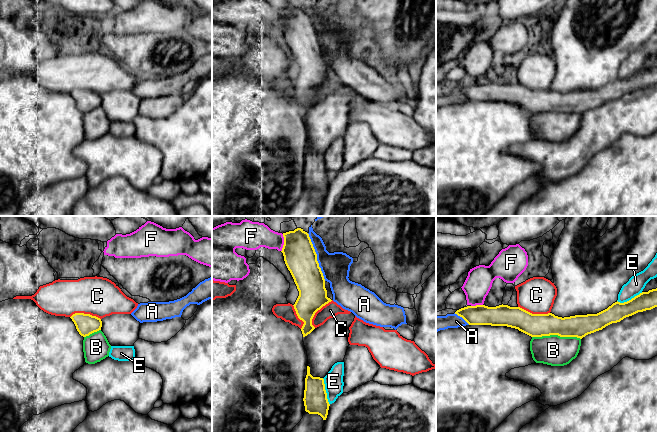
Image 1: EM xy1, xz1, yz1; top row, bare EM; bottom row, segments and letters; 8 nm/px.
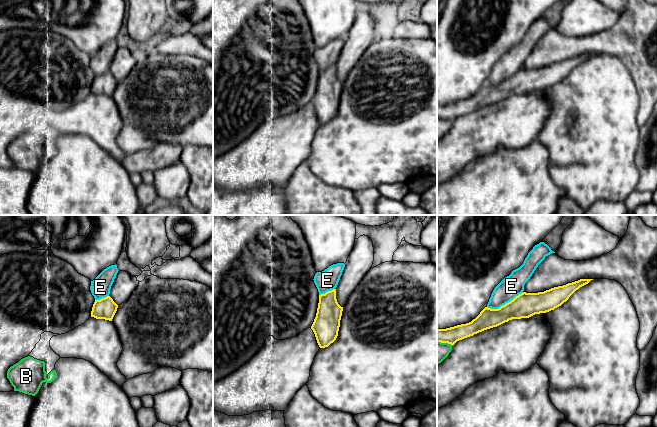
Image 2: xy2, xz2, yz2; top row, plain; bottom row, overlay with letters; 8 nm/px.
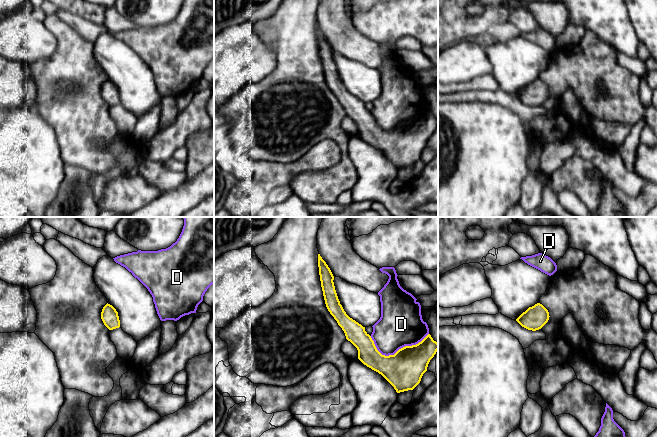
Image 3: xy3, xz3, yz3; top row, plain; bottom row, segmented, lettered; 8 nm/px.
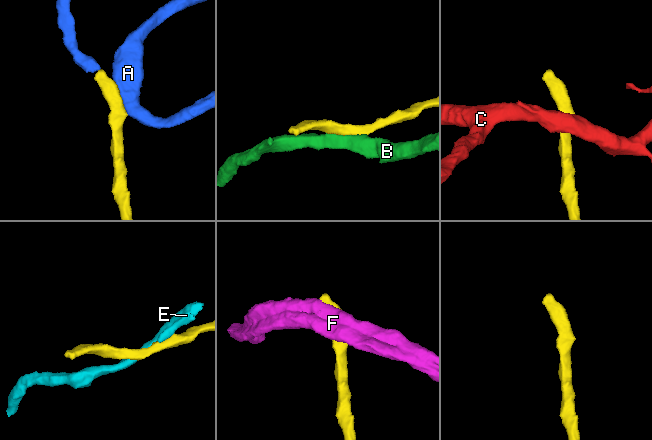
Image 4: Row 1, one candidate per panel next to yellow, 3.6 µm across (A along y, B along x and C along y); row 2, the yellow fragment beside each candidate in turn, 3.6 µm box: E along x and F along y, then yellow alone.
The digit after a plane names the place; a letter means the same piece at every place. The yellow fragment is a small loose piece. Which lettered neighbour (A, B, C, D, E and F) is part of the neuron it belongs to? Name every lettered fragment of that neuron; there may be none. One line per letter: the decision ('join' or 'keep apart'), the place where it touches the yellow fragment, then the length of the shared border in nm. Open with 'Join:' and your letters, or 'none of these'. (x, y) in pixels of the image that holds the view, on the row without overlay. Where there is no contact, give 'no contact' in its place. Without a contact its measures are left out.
Join: A
A: join; meets yellow in xz1 at (316, 33); contact 420 nm long
B: keep apart; meets yellow in yz1 at (556, 110); contact 400 nm long
C: keep apart; meets yellow in xz1 at (316, 87); contact 260 nm long
D: keep apart; meets yellow in xz3 at (397, 127); contact 480 nm long
E: keep apart; meets yellow in yz2 at (506, 79); contact 320 nm long
F: keep apart; meets yellow in xz1 at (284, 19); contact 140 nm long

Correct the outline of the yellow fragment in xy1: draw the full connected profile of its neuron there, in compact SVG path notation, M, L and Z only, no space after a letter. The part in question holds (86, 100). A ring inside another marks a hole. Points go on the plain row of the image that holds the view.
M75 89L70 94L74 98L79 110L83 113L101 106L102 97L96 92L84 89Z

